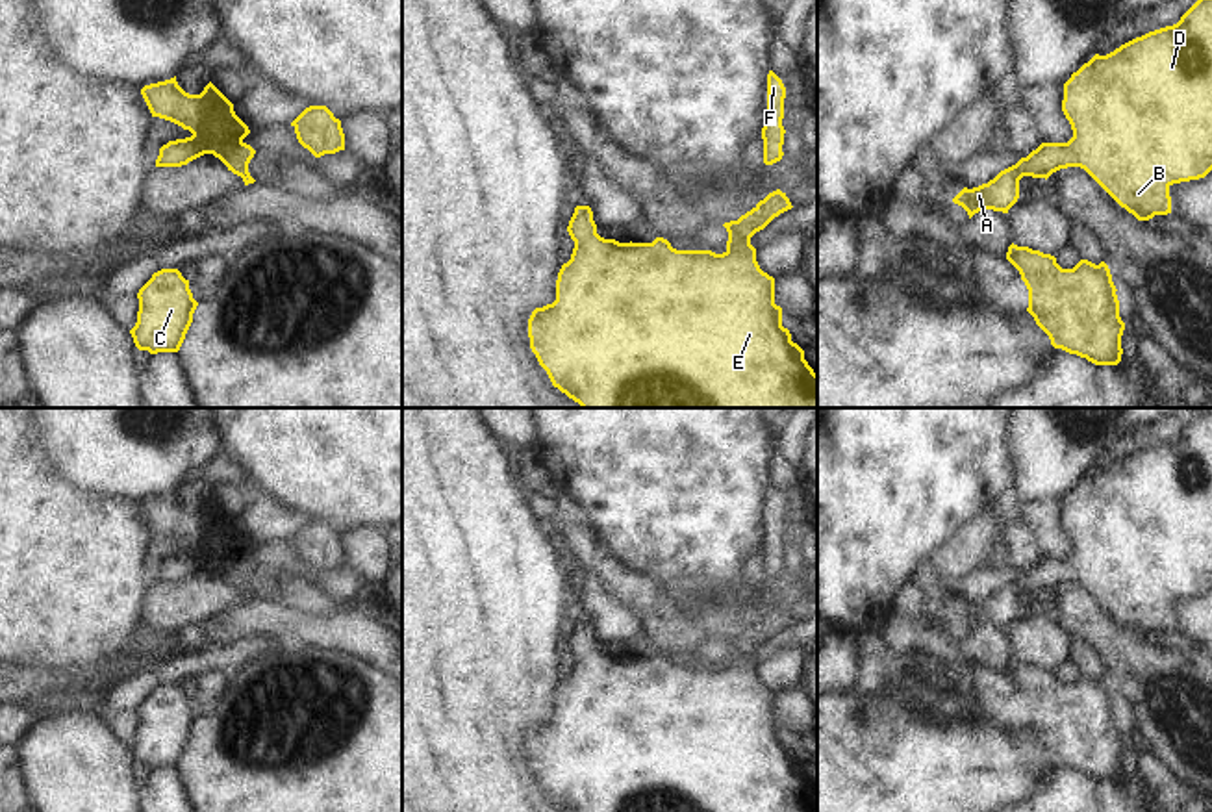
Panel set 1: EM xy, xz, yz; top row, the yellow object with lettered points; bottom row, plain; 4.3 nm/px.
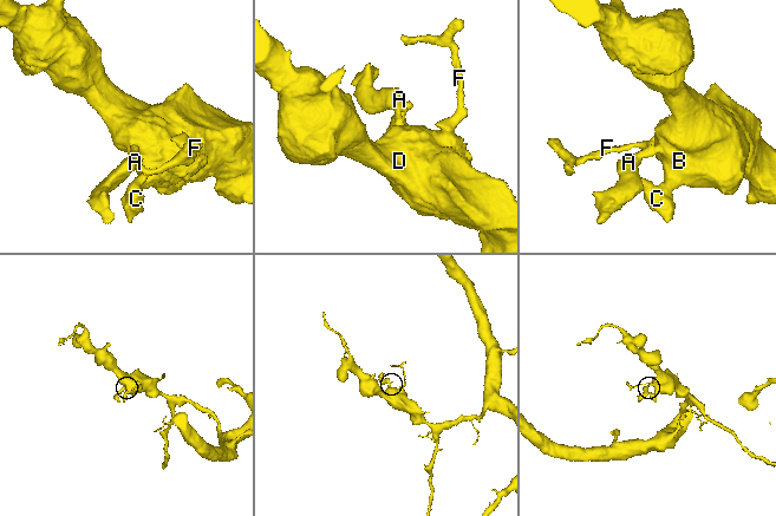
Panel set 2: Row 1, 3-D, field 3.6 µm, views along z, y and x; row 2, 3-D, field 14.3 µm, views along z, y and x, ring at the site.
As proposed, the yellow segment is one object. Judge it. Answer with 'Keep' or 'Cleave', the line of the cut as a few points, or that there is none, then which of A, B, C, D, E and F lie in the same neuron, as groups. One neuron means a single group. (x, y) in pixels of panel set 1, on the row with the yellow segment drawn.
Keep. No split. Groups: A B C D E F.

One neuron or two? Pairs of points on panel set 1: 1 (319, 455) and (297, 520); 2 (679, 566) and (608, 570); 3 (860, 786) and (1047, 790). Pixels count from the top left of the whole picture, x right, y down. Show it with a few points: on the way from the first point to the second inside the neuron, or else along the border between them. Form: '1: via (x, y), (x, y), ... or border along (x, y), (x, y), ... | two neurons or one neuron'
1: border along (260, 492), (288, 508), (299, 510), (308, 521) | two neurons
2: border along (599, 534), (606, 549), (625, 568), (658, 584) | two neurons
3: border along (1053, 762), (1023, 792) | two neurons

